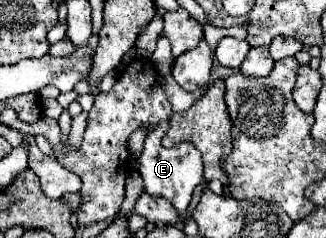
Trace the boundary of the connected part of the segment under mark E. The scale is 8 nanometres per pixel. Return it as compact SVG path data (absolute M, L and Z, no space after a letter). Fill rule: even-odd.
M149 134L147 136L143 154L135 162L135 170L143 178L145 192L155 194L155 196L163 196L175 206L177 212L185 212L189 202L191 202L193 188L203 180L201 154L189 142L183 142L183 144L173 146L173 148L163 148L161 146L161 136L163 134Z

